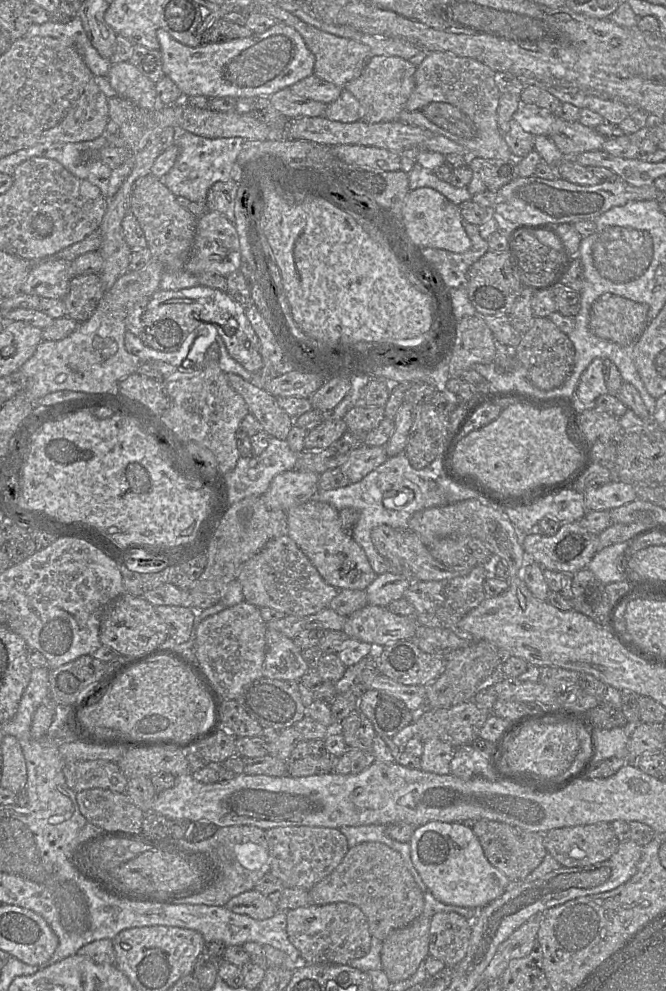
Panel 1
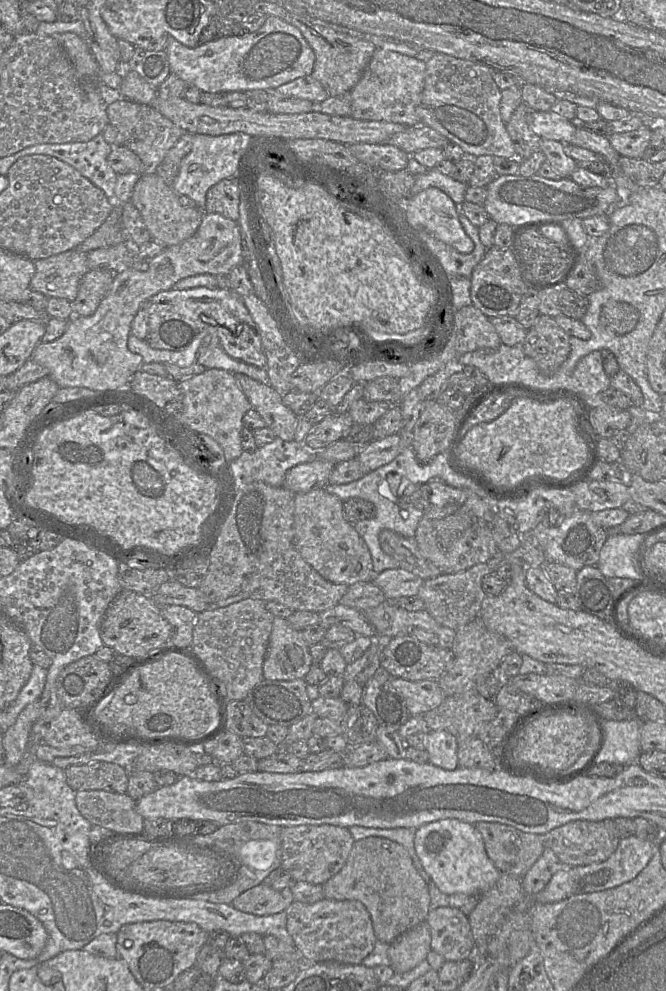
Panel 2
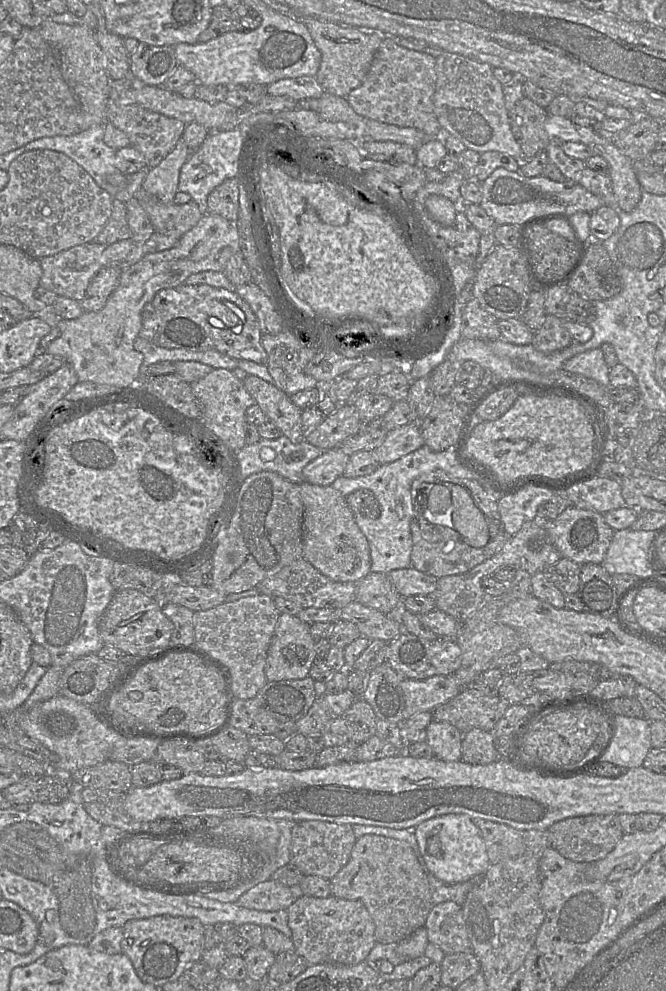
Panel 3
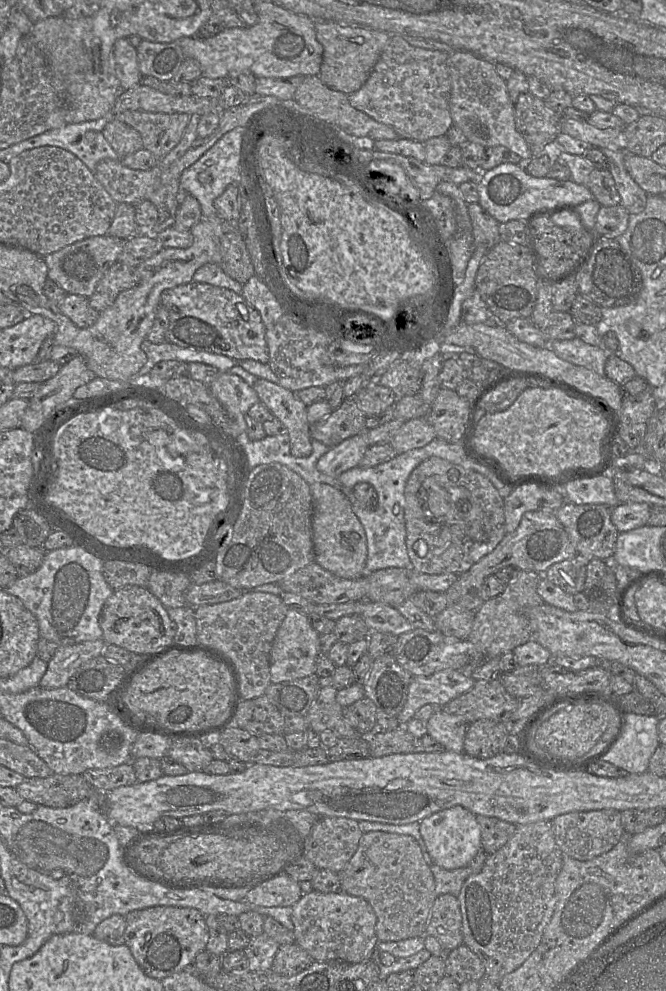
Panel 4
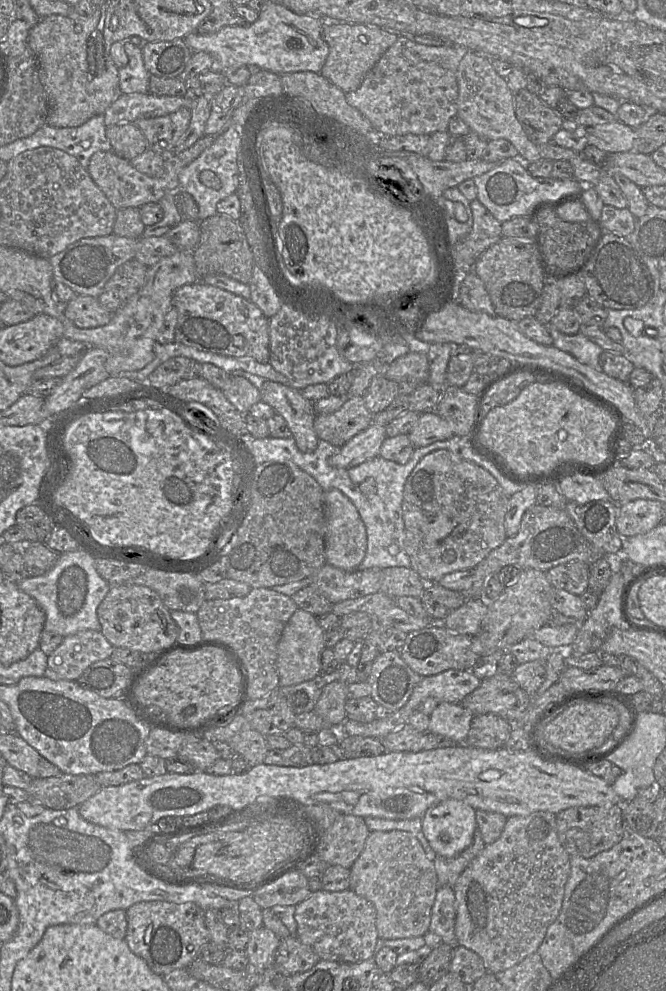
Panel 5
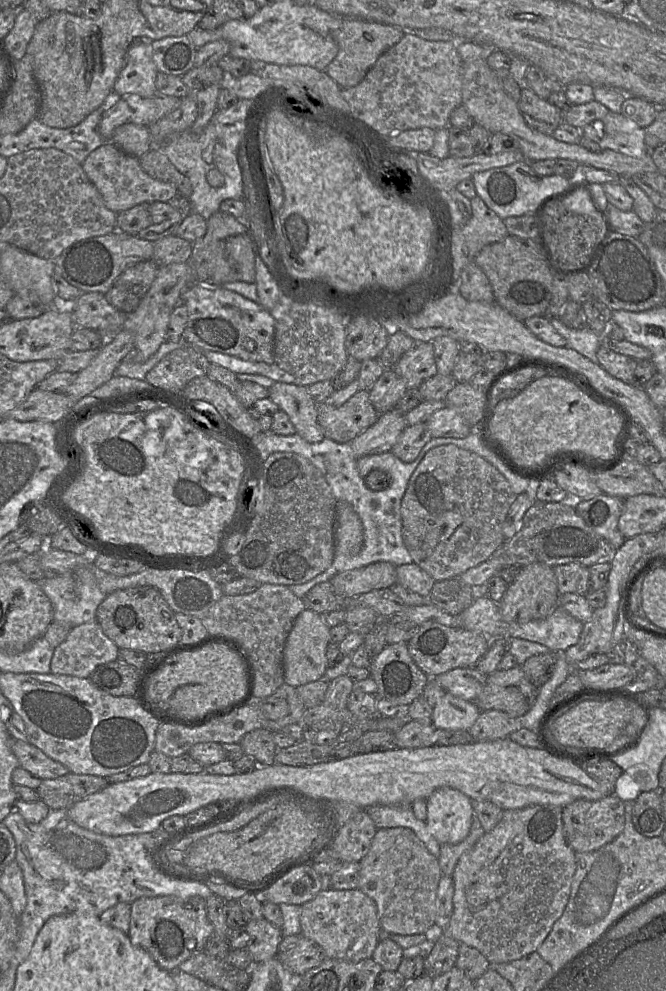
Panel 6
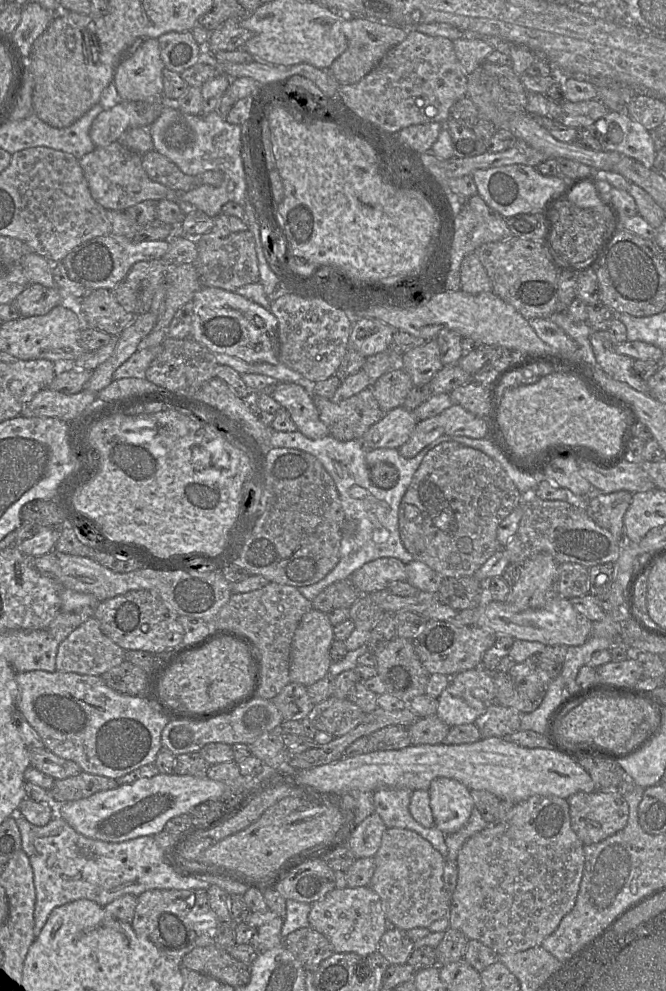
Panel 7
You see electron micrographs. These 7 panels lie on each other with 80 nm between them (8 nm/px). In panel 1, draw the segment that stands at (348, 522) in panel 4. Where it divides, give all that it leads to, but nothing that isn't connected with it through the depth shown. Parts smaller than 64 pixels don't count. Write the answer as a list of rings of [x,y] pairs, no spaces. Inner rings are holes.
[[[309,500],[306,503],[292,507],[287,510],[288,535],[308,557],[326,583],[339,590],[365,590],[376,579],[377,574],[372,569],[363,548],[352,536],[344,532],[339,512],[333,505],[316,500]]]

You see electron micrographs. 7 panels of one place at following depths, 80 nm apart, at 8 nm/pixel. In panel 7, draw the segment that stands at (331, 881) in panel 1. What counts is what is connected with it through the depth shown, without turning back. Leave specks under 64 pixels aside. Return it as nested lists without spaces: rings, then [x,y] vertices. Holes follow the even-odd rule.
[[[388,828],[376,855],[375,872],[369,887],[380,897],[390,927],[401,931],[428,928],[433,922],[449,918],[450,894],[445,889],[445,858],[419,834],[408,829]]]

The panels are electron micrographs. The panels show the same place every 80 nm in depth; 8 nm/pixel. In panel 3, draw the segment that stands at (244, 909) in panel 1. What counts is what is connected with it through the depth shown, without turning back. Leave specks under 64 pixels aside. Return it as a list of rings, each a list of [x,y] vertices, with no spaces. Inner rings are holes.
[[[269,879],[244,893],[236,904],[258,911],[279,911],[287,910],[294,901],[290,887]]]

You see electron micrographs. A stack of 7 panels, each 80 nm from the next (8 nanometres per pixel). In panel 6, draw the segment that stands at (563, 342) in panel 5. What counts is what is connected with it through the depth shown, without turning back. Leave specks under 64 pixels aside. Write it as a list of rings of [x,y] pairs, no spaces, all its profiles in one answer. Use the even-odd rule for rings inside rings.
[[[558,317],[550,319],[556,331],[566,339],[567,348],[576,350],[579,354],[598,363],[597,351],[600,347],[600,334],[589,327],[572,329],[567,327]]]

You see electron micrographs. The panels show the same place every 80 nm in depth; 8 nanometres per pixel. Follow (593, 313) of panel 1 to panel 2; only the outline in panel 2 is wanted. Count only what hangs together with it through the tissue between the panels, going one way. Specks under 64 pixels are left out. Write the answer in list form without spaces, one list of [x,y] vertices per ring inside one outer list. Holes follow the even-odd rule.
[[[607,302],[600,314],[600,323],[618,335],[631,332],[637,325],[639,312],[626,302]]]

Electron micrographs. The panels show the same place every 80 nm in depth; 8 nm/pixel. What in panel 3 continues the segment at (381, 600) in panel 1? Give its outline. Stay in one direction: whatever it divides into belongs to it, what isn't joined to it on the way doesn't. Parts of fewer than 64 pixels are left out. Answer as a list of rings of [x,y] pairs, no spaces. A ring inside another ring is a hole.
[[[414,567],[391,570],[387,576],[402,597],[431,595],[436,589],[438,578],[420,572]]]

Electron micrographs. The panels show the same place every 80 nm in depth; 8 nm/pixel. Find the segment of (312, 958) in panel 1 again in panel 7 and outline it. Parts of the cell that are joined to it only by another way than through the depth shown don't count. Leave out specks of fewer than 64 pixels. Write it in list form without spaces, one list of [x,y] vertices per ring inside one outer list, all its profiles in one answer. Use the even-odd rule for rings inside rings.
[[[368,887],[335,888],[311,904],[309,927],[323,934],[334,953],[355,953],[367,956],[377,951],[379,941],[389,923],[379,895]]]

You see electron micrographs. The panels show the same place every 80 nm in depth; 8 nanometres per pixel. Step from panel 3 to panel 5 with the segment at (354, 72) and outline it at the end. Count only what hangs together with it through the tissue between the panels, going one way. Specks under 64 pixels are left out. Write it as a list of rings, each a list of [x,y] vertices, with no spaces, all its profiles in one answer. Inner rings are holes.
[[[325,21],[325,24],[324,24],[323,30],[322,30],[322,36],[323,36],[323,39],[327,42],[327,44],[329,46],[329,55],[328,55],[328,57],[325,61],[325,64],[320,72],[323,77],[325,77],[331,83],[333,83],[335,86],[340,88],[344,93],[353,92],[356,89],[358,89],[358,87],[361,85],[361,83],[363,82],[364,78],[369,73],[369,71],[375,66],[375,64],[379,61],[379,59],[382,57],[382,55],[396,42],[396,40],[399,37],[399,34],[383,30],[377,26],[372,26],[372,25],[367,25],[367,24],[349,25],[347,23],[354,23],[354,22]]]

